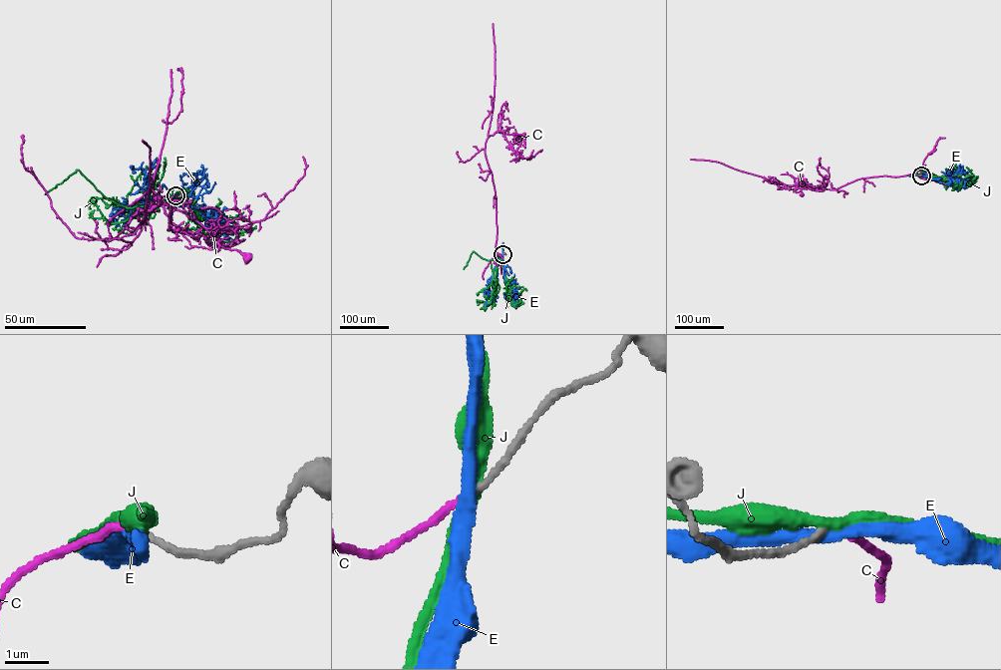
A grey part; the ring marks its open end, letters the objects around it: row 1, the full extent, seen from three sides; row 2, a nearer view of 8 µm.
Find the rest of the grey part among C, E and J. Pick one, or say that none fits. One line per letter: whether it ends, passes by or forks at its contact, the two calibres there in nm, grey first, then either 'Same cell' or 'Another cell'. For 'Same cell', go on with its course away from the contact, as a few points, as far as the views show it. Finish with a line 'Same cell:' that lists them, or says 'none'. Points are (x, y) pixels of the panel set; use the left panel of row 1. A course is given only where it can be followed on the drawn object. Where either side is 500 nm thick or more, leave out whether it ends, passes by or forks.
C: It ends there. Thickness 140 nm (grey) against 150 nm. Same cell. Its course: (175, 195), (159, 202), (151, 188), (158, 199), (139, 234), (116, 238), (133, 215), (166, 204), (247, 257)
E: It passes by. Thickness 140 nm (grey) against 320 nm. Another cell
J: It passes by. Thickness 140 nm (grey) against 280 nm. Another cell
Same cell: C

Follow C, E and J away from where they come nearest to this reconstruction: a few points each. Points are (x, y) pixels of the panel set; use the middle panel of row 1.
C: (502, 254), (495, 248), (496, 199), (485, 144), (497, 132), (524, 135)
E: (502, 254), (498, 260), (495, 287), (484, 295), (487, 300), (484, 304)
J: (502, 254), (501, 260), (497, 264), (496, 285), (491, 299), (488, 303), (478, 302), (482, 301)

